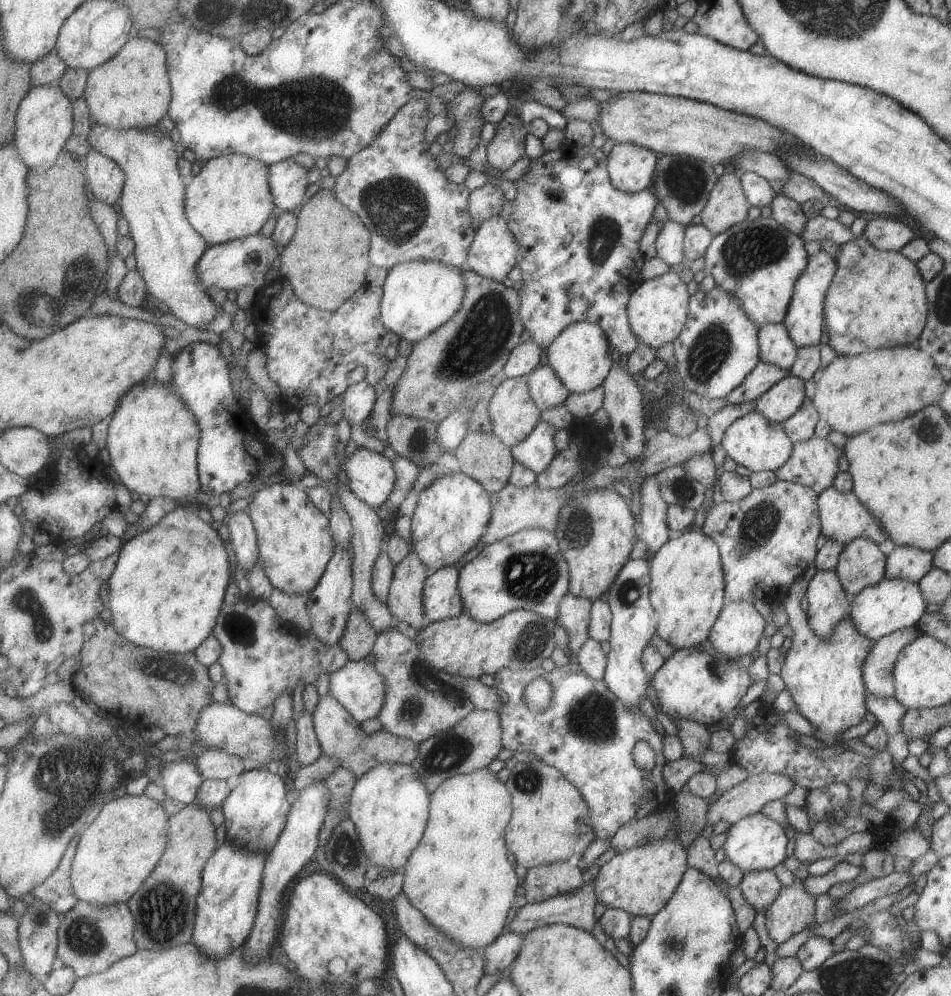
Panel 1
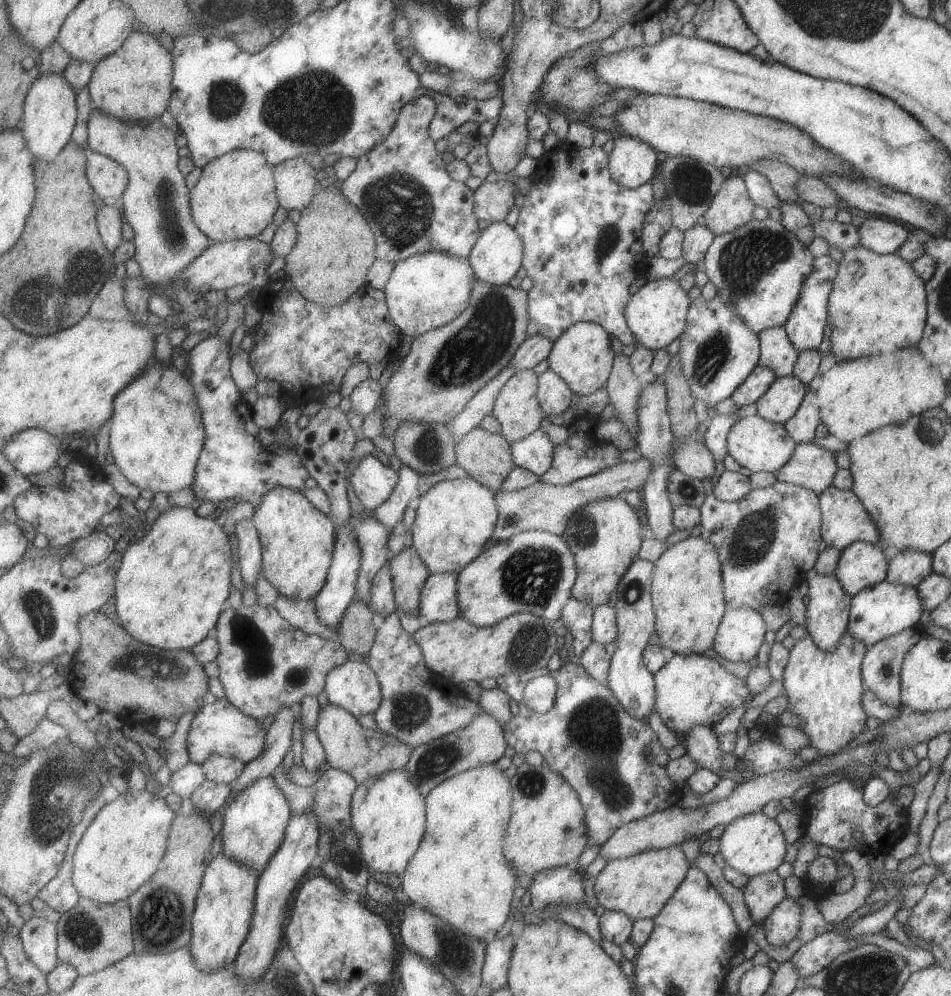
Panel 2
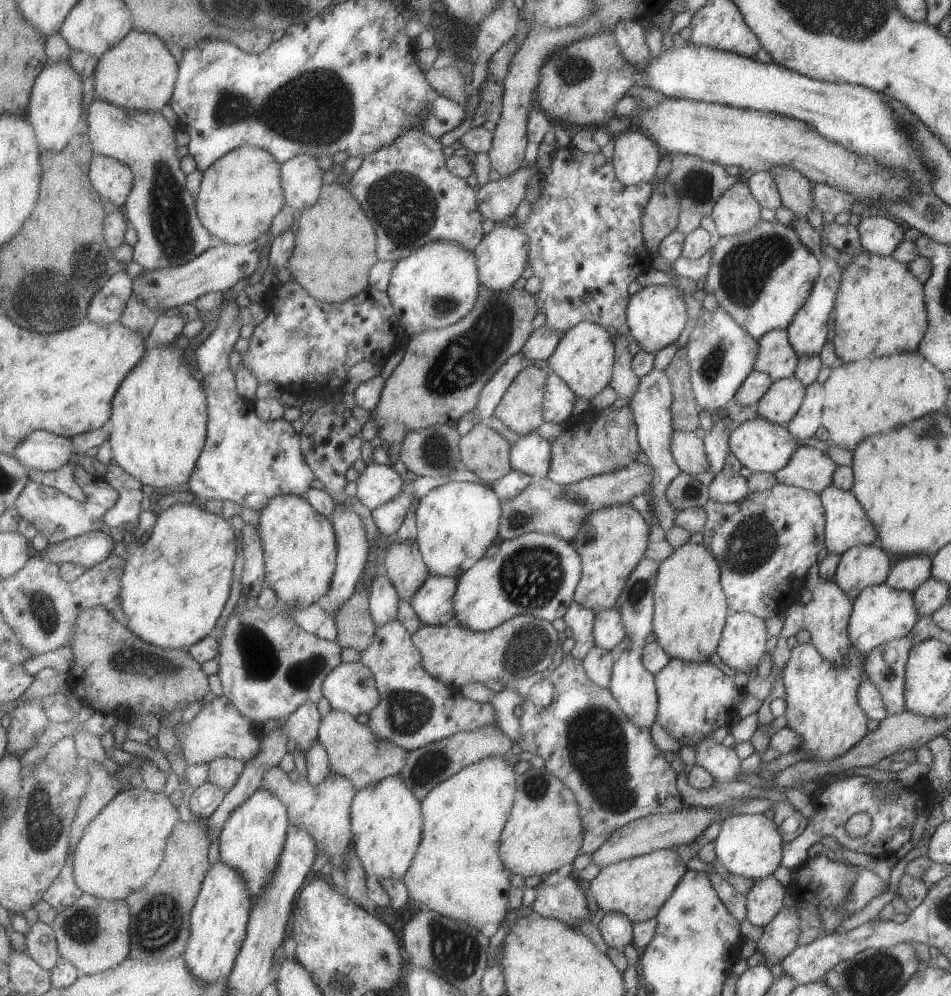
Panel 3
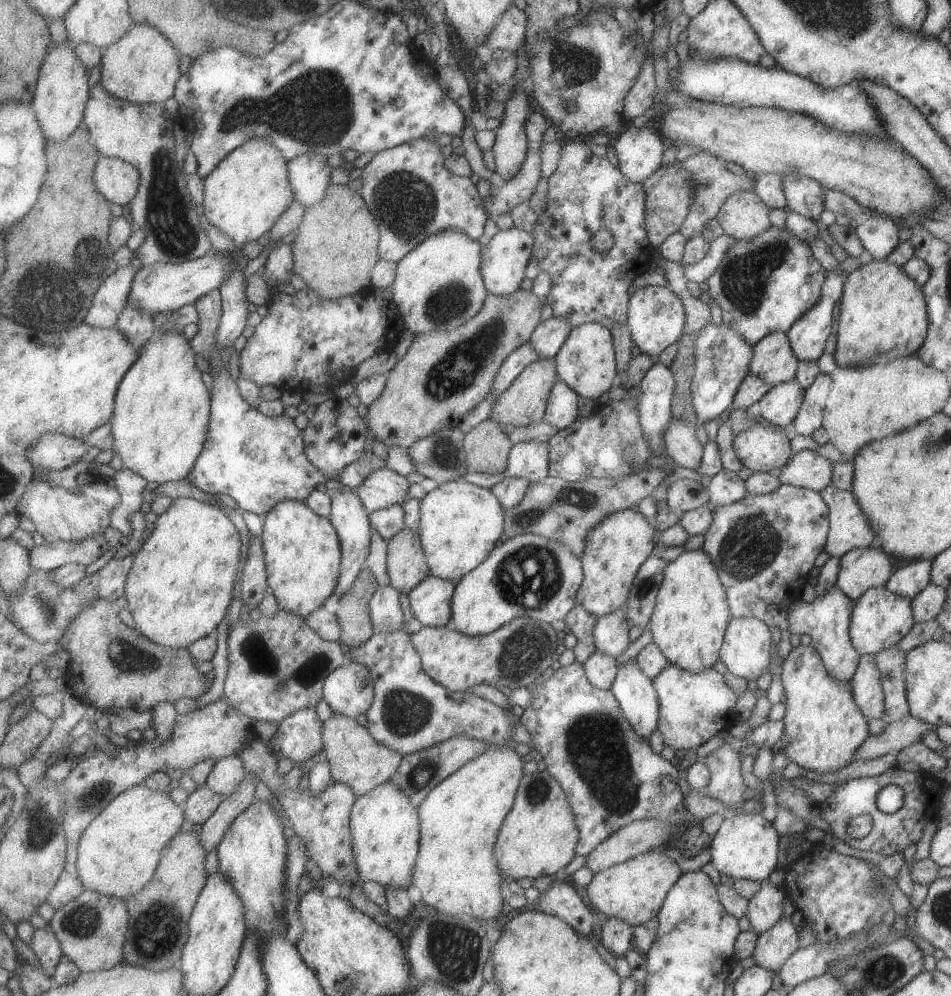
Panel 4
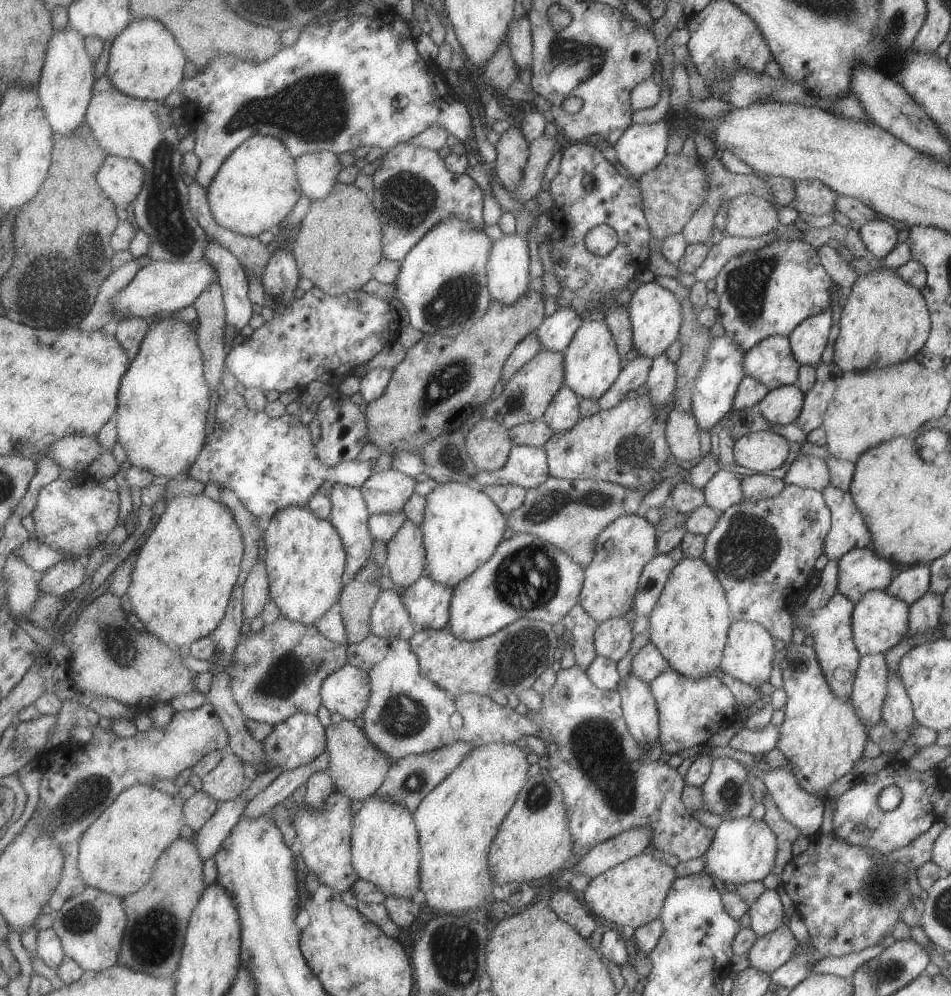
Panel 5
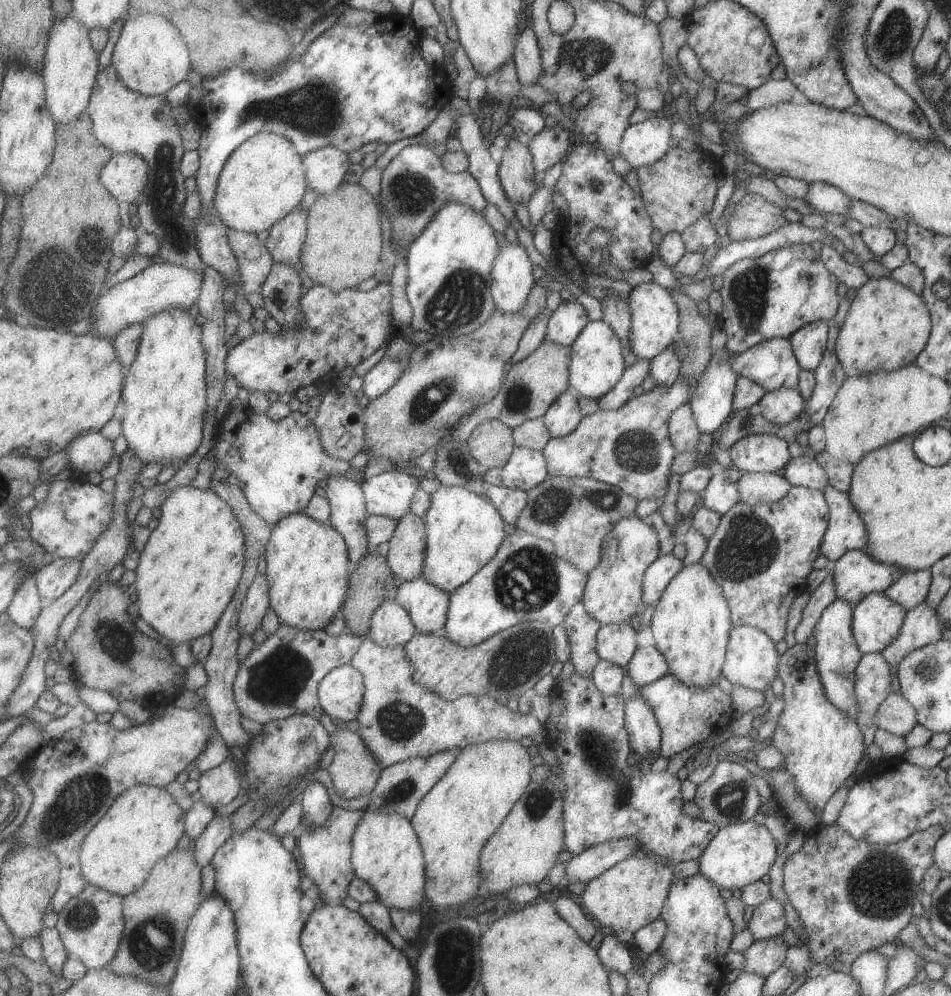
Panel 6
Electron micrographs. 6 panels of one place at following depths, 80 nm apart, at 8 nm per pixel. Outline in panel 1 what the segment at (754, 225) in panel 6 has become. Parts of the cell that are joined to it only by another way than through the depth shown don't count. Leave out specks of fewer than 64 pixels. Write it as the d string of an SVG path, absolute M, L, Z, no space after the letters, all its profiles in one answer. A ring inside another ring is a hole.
M727 168L707 196L703 210L699 212L701 225L715 237L727 228L747 219L749 204L741 189L739 177Z

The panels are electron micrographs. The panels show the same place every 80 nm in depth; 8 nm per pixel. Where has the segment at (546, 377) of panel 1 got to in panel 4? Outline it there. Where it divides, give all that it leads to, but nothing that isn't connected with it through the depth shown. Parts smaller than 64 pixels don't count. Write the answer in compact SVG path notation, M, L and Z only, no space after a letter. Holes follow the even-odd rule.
M560 378L552 390L545 421L555 425L559 430L565 430L569 425L573 425L579 417L578 397L575 391L571 390L567 383Z

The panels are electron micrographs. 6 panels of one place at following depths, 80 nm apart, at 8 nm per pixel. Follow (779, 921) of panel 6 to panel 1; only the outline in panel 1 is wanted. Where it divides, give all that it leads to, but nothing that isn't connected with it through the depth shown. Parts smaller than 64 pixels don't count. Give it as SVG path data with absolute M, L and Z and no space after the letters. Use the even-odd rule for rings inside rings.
M772 869L759 870L754 872L745 872L738 890L742 898L756 912L765 911L765 908L777 898L779 894L779 880Z

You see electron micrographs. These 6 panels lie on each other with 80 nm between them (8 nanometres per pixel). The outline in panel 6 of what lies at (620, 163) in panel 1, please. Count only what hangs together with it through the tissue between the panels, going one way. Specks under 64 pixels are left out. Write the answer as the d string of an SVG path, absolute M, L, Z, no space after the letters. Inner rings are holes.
M650 117L627 126L620 144L621 158L634 169L659 160L671 145L671 121L663 117Z

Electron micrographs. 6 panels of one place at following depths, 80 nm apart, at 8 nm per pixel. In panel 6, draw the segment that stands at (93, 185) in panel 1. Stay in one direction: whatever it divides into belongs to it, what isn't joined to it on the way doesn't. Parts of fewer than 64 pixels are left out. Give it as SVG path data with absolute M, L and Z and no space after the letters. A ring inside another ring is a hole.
M116 152L111 162L102 170L103 184L119 199L133 204L147 188L150 164L140 154Z

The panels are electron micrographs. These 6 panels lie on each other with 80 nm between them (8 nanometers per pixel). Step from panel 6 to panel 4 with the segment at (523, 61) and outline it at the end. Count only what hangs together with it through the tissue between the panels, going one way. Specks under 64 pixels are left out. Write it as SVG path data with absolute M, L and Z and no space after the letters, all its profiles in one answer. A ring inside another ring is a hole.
M513 5L494 32L490 34L484 48L487 56L497 49L509 49L515 53L519 48L526 46L528 26L529 21L525 10L519 10L517 6Z

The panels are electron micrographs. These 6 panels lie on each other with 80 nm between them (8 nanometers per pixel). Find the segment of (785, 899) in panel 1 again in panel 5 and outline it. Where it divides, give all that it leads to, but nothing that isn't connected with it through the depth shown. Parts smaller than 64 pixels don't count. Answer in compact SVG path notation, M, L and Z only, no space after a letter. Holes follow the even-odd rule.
M781 924L755 939L746 953L748 966L769 974L791 958L796 943L788 925Z

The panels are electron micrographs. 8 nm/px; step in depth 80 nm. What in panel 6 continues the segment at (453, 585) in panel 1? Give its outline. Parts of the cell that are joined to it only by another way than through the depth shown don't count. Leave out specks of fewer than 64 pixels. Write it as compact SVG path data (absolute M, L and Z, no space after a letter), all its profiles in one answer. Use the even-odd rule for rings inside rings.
M424 575L404 582L394 592L395 600L410 612L419 632L425 634L444 632L448 621L451 595L452 593L441 590L429 582Z

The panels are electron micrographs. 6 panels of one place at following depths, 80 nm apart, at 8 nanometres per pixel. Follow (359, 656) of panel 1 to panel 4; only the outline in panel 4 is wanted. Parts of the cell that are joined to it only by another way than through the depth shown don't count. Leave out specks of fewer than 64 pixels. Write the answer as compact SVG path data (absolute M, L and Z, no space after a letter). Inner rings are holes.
M364 568L351 590L339 598L336 615L342 626L342 642L349 647L364 645L376 633L370 602L379 587L375 574Z

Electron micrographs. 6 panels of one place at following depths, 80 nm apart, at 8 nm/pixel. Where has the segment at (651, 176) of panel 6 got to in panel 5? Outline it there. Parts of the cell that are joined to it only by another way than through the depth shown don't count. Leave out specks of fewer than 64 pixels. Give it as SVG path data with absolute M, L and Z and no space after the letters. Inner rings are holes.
M682 153L666 154L657 166L637 178L642 211L651 236L663 240L670 234L679 233L706 198L708 178L698 158L686 157Z

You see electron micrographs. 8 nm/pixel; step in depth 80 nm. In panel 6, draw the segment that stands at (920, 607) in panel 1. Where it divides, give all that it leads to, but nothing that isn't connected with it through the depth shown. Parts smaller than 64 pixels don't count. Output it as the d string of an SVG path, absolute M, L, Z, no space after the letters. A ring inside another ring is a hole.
M869 593L853 604L851 628L861 654L876 653L895 640L906 610L883 593Z

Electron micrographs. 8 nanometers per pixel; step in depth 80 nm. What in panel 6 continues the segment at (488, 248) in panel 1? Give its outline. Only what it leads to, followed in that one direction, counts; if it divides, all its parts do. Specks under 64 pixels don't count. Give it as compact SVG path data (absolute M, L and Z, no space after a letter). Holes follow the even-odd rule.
M507 242L500 248L492 272L492 294L497 308L506 313L518 313L526 308L538 282L533 268L535 264L521 244Z

